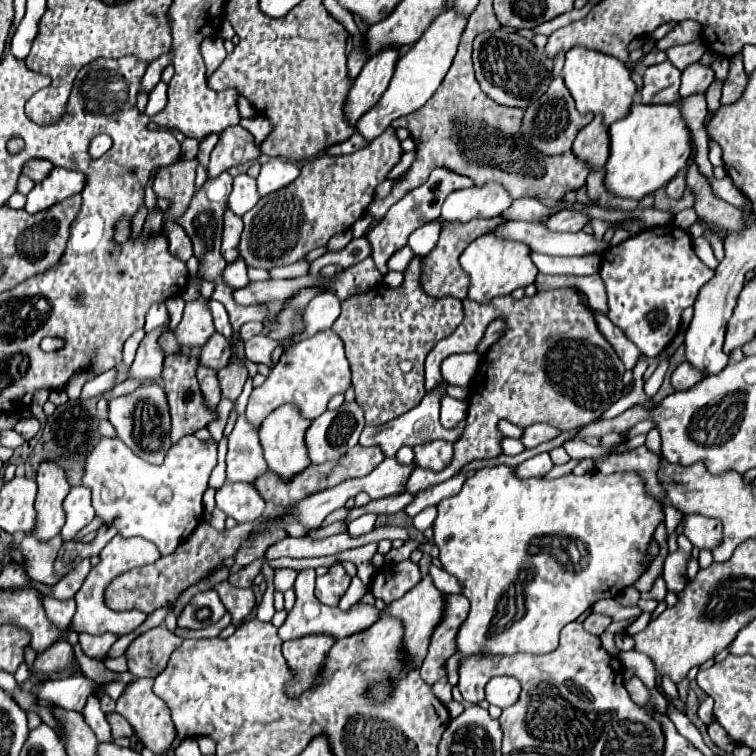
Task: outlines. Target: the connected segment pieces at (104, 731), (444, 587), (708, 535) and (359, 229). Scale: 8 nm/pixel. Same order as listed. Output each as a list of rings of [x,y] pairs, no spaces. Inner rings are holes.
[[[89,697],[87,707],[85,707],[85,721],[91,725],[91,729],[97,735],[99,743],[113,741],[113,737],[111,737],[111,725],[107,723],[105,713],[101,711],[97,697]]]
[[[431,564],[429,567],[429,575],[432,581],[439,589],[445,594],[457,594],[462,593],[462,587],[460,586],[458,580],[444,571],[442,568],[438,568]]]
[[[685,515],[683,533],[695,547],[707,551],[713,551],[723,541],[723,527],[719,521],[707,519],[703,515]]]
[[[365,213],[365,215],[363,215],[363,217],[353,225],[353,237],[359,239],[371,223],[373,223],[373,215],[371,215],[371,213]]]

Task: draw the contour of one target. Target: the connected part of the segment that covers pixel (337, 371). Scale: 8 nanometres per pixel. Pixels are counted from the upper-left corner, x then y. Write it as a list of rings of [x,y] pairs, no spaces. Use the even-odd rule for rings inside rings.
[[[325,329],[315,333],[315,337],[305,339],[297,343],[293,349],[289,349],[281,357],[281,361],[271,369],[271,375],[265,379],[265,383],[253,389],[249,397],[249,405],[247,405],[247,419],[255,425],[261,425],[261,421],[275,407],[287,401],[293,401],[295,405],[299,405],[301,413],[307,419],[315,419],[325,411],[327,401],[335,393],[347,391],[349,385],[351,385],[351,371],[343,351],[343,343],[331,329]]]

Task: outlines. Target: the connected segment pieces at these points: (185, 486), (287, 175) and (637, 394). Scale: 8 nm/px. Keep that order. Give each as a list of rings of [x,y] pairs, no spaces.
[[[187,435],[167,451],[165,461],[161,465],[151,465],[141,457],[137,457],[123,441],[103,437],[103,441],[99,441],[99,445],[91,451],[91,455],[85,461],[87,471],[83,477],[83,485],[87,485],[93,491],[95,513],[105,521],[105,525],[115,525],[119,529],[119,535],[123,537],[143,537],[155,543],[161,555],[167,555],[173,553],[199,525],[199,519],[203,515],[201,497],[207,489],[209,475],[215,465],[217,465],[217,445],[213,439],[201,443],[195,435]]]
[[[271,157],[267,163],[261,165],[261,173],[257,177],[257,187],[261,195],[269,195],[279,191],[281,187],[289,185],[299,177],[299,167],[283,157]]]
[[[642,354],[637,362],[637,365],[633,369],[634,387],[631,389],[631,393],[623,395],[623,397],[615,403],[615,407],[611,407],[607,415],[603,415],[605,419],[613,419],[613,417],[621,415],[623,411],[627,411],[629,407],[635,407],[635,405],[645,407],[645,409],[649,409],[649,411],[651,411],[651,409],[655,409],[655,403],[653,403],[653,401],[645,395],[645,391],[643,391],[643,374],[645,373],[647,367],[648,358]]]

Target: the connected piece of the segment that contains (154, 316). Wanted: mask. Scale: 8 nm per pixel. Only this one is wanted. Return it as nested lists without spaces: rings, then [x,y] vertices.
[[[157,303],[149,309],[149,313],[145,315],[145,331],[151,331],[151,329],[157,329],[159,325],[167,323],[169,321],[169,313],[167,313],[167,307],[165,303]]]

